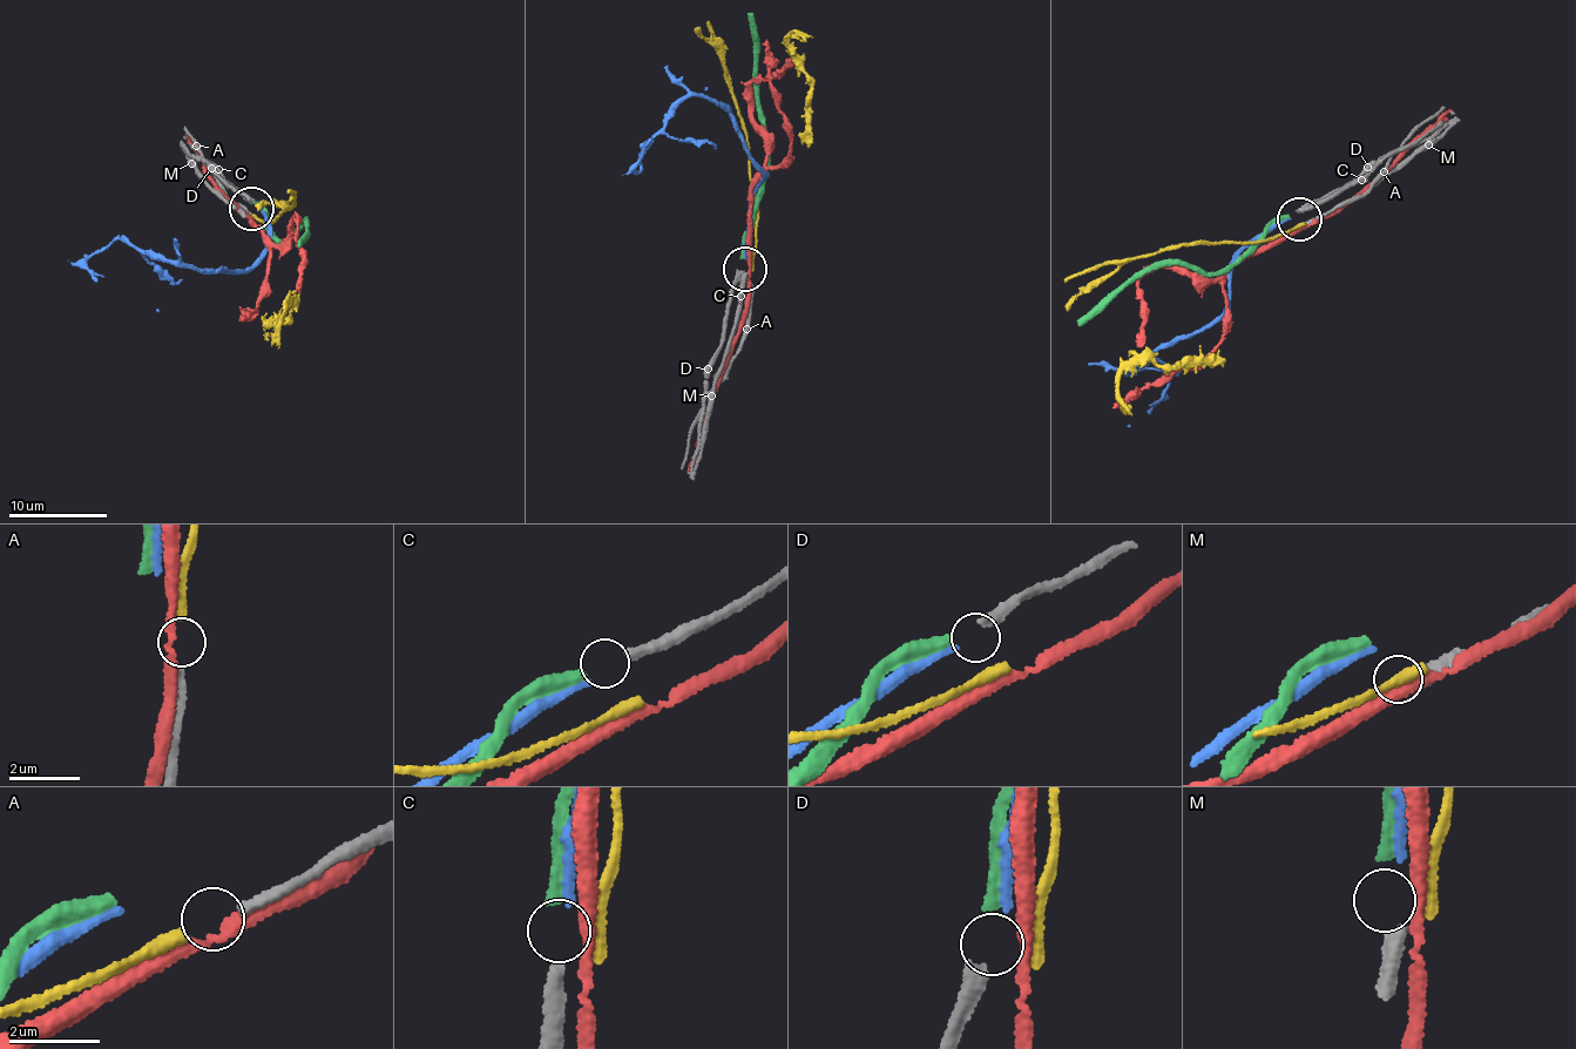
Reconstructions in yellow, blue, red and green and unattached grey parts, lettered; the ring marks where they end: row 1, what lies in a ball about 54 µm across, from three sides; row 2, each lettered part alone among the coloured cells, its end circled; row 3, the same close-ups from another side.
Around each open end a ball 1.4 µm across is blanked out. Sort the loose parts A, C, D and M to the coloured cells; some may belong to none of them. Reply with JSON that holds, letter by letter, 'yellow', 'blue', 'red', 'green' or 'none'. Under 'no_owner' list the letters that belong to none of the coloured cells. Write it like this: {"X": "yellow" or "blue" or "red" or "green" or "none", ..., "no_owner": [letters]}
{"A": "yellow", "C": "blue", "D": "green", "M": "none", "no_owner": ["M"]}

